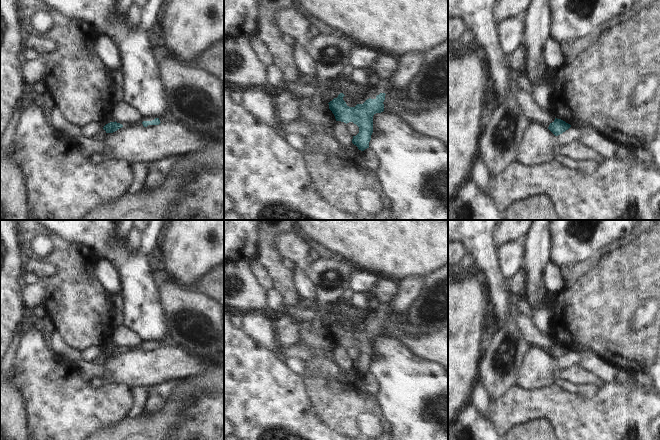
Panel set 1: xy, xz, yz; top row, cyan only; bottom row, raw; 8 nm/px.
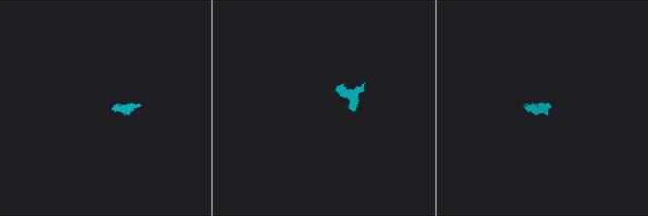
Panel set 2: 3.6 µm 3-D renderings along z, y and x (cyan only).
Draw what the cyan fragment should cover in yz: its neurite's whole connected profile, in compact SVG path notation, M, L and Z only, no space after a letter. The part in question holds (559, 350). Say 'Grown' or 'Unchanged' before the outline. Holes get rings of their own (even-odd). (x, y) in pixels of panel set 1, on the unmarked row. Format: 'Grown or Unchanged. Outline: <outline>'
Unchanged. Outline: M555 342L555 344L550 347L548 353L555 359L558 360L568 354L571 351L570 348L566 347L561 343Z

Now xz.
Grown. Outline: M388 303L374 304L371 307L370 314L376 322L369 322L363 328L357 328L355 331L349 331L346 328L343 324L345 320L343 317L340 317L337 322L328 327L336 345L346 348L353 346L359 351L359 357L353 360L352 367L361 375L369 372L373 357L373 340L384 335L383 326L385 319L390 314Z

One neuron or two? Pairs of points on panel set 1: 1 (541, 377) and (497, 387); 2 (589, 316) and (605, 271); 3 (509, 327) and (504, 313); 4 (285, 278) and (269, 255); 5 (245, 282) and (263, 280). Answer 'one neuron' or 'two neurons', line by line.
1: two neurons
2: one neuron
3: two neurons
4: one neuron
5: two neurons

